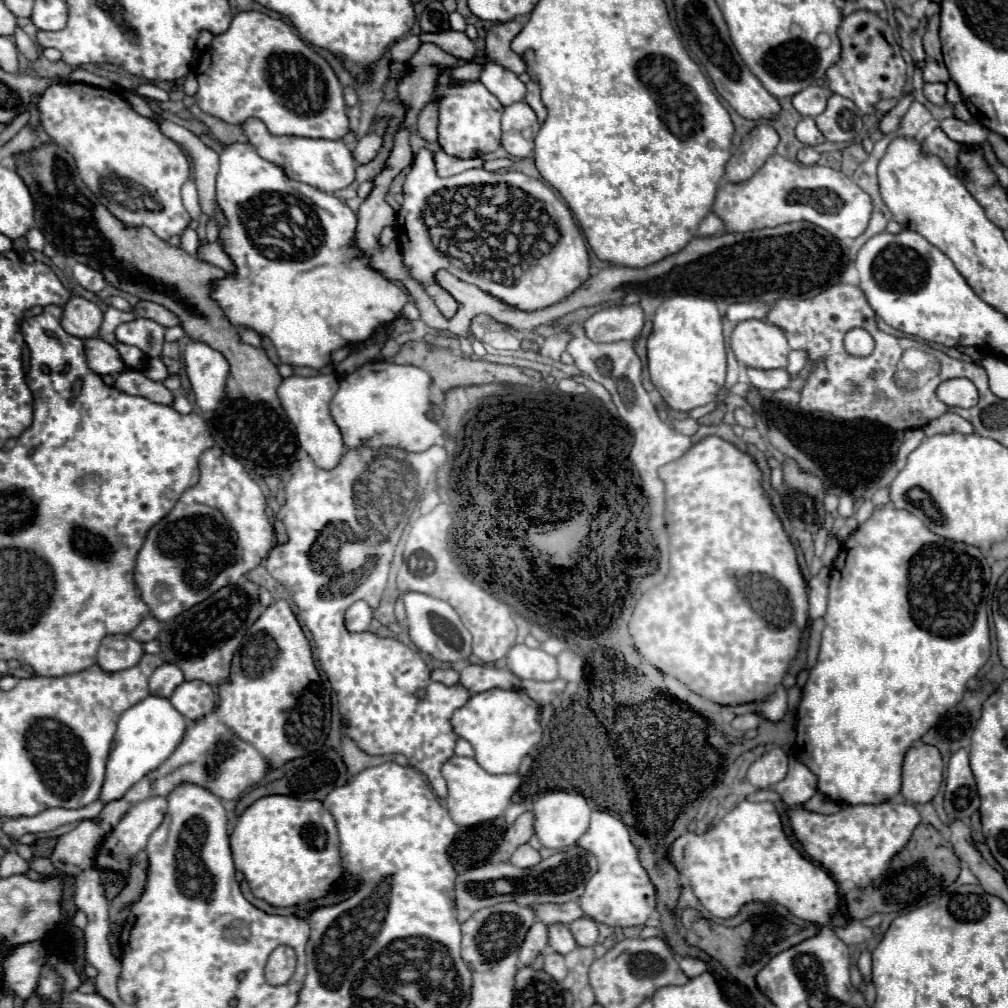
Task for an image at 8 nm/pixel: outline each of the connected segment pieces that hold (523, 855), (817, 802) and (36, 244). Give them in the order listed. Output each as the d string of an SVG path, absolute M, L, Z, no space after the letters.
M522 844L514 850L514 854L510 856L510 862L516 864L518 868L530 868L532 864L540 862L540 854L530 844Z
M816 792L806 804L802 804L802 808L806 808L808 812L816 812L816 814L836 814L842 806L838 802L828 800L824 794Z
M32 228L28 234L26 234L26 240L28 240L28 248L30 250L42 250L44 248L44 236L38 228Z

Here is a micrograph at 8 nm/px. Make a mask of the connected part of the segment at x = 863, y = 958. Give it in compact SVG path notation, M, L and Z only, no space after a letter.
M862 952L860 958L858 958L858 968L862 972L862 978L864 982L870 982L870 968L872 968L872 960L870 960L870 952Z

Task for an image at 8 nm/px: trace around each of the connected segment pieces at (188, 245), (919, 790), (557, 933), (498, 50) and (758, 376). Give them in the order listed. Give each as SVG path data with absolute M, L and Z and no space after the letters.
M186 228L182 234L180 234L180 248L186 250L190 256L196 256L196 248L200 246L200 238L196 234L194 228Z
M918 744L906 752L902 768L902 796L910 802L930 802L942 784L942 756L932 744Z
M560 922L548 926L548 944L550 944L550 950L560 952L560 954L568 954L576 948L576 940L570 934L568 926Z
M510 20L510 22L492 26L486 32L484 58L500 64L502 68L506 68L514 74L522 74L526 70L526 66L524 66L522 58L510 50L510 42L516 36L516 32L520 32L520 28L522 28L522 22L518 22L518 20Z
M746 368L750 382L758 388L758 390L782 390L788 386L790 382L790 374L786 370L758 370L758 368Z

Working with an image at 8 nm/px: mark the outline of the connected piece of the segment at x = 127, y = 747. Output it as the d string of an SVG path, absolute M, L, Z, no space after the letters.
M146 696L144 700L136 702L128 710L122 712L118 720L118 730L114 734L114 744L106 762L106 778L100 790L100 800L110 802L120 798L132 784L136 784L142 776L156 770L180 744L184 736L184 728L188 720L172 708L168 698L162 696Z

